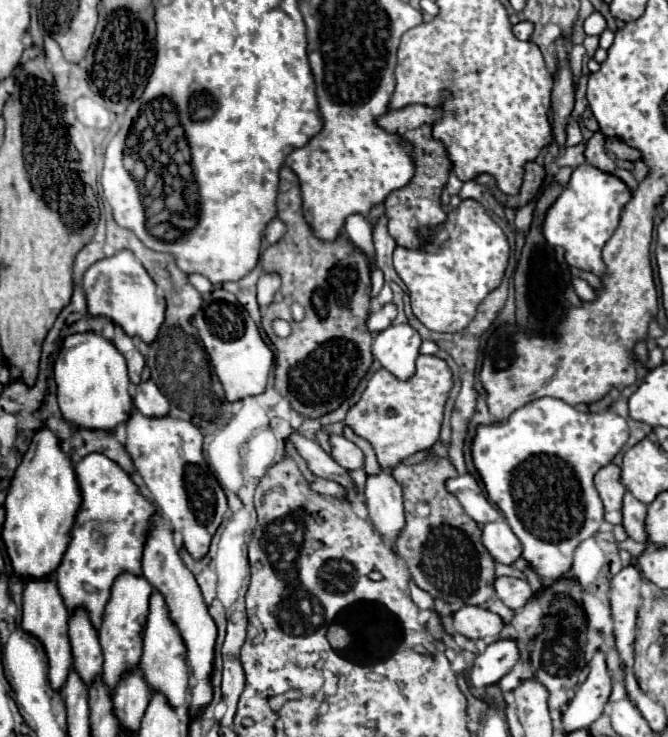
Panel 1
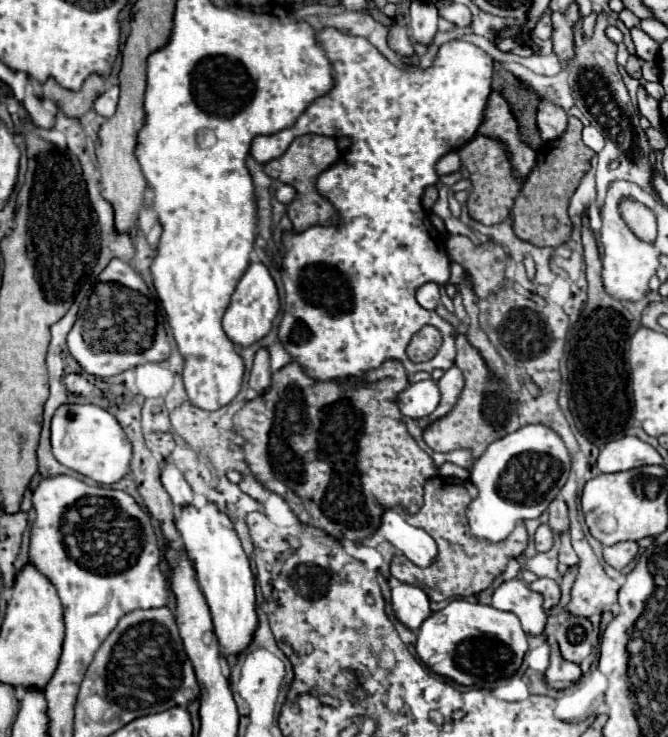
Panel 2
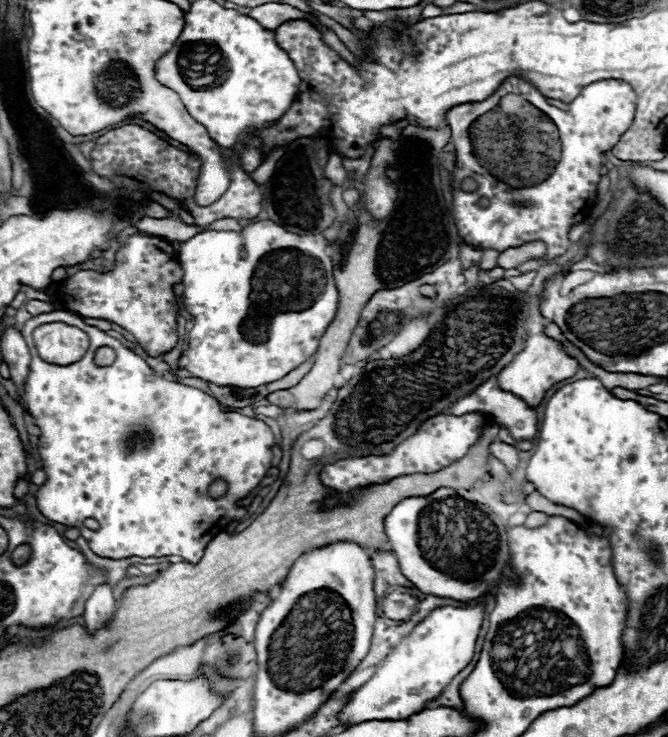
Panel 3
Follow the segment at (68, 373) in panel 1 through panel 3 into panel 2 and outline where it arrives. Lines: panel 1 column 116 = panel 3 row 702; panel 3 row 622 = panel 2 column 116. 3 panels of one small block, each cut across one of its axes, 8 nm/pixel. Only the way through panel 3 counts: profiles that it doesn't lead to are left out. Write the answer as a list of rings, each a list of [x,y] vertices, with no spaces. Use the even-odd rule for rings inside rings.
[[[64,404],[52,416],[52,454],[70,470],[84,474],[98,484],[114,484],[130,470],[132,444],[116,416],[96,404]]]

